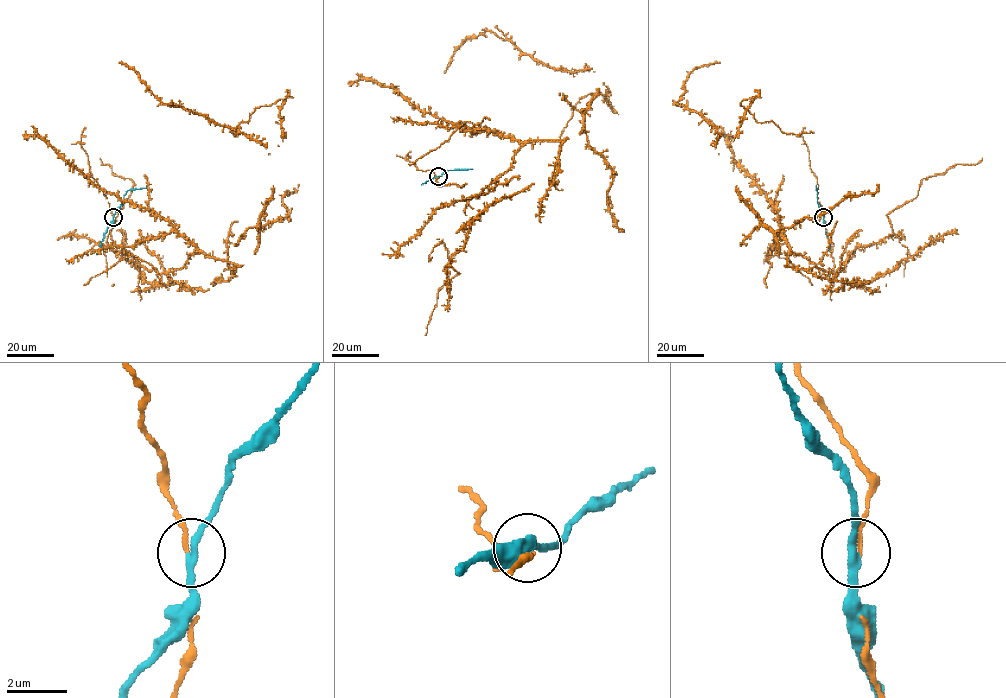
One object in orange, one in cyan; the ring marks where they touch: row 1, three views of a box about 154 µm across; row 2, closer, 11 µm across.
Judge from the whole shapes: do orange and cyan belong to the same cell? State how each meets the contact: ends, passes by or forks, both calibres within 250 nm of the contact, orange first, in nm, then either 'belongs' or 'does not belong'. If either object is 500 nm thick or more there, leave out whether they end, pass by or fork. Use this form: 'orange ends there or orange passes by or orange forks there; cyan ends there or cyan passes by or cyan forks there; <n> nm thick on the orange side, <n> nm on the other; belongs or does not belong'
orange ends there; cyan passes by; 130 nm thick on the orange side, 240 nm on the other; does not belong

